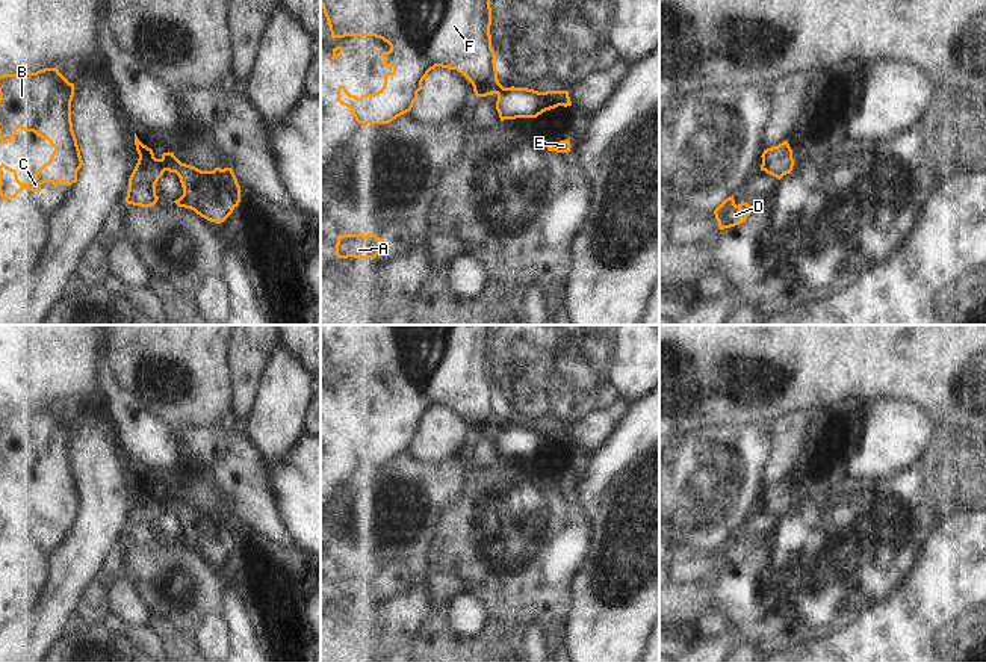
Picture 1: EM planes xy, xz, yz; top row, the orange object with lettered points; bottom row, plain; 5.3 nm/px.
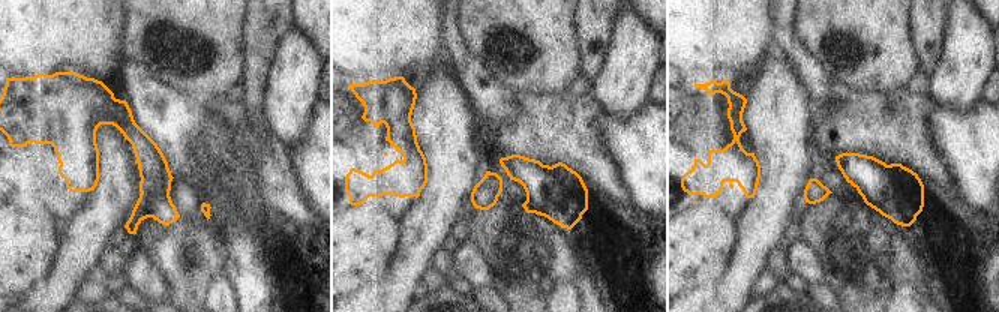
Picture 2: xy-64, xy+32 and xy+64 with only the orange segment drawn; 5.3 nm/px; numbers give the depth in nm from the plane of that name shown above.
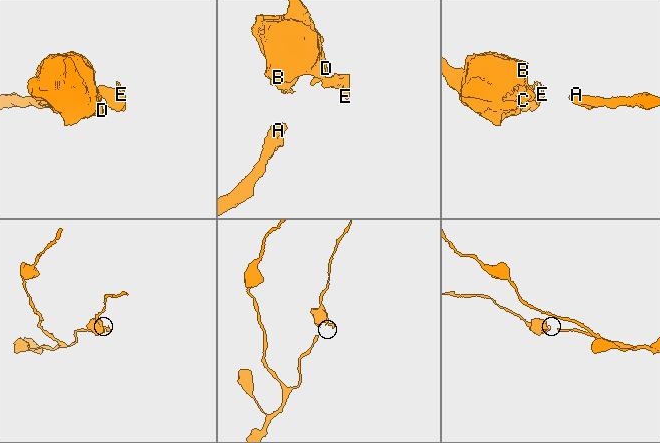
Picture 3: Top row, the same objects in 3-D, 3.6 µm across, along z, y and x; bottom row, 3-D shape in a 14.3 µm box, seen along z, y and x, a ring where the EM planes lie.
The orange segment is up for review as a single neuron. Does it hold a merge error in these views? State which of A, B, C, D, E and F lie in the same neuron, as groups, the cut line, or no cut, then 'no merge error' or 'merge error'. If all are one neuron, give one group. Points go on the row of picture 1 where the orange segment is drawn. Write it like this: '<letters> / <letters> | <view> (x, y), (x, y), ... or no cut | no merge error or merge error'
A B C D F / E | xy (162, 157), (165, 170) | merge error

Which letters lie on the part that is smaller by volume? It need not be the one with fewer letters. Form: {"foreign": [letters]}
{"foreign": ["E"]}

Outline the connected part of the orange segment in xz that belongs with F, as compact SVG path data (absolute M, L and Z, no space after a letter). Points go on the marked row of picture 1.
M321 0L331 38L375 36L390 45L381 54L383 65L393 71L384 86L360 98L340 85L337 101L351 109L358 124L389 124L411 110L422 82L436 67L457 70L473 86L476 97L504 92L498 80L496 56L491 48L490 0Z

